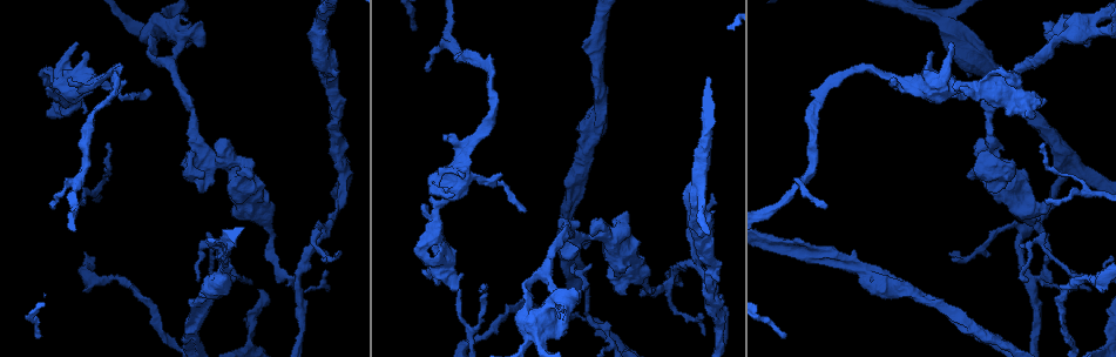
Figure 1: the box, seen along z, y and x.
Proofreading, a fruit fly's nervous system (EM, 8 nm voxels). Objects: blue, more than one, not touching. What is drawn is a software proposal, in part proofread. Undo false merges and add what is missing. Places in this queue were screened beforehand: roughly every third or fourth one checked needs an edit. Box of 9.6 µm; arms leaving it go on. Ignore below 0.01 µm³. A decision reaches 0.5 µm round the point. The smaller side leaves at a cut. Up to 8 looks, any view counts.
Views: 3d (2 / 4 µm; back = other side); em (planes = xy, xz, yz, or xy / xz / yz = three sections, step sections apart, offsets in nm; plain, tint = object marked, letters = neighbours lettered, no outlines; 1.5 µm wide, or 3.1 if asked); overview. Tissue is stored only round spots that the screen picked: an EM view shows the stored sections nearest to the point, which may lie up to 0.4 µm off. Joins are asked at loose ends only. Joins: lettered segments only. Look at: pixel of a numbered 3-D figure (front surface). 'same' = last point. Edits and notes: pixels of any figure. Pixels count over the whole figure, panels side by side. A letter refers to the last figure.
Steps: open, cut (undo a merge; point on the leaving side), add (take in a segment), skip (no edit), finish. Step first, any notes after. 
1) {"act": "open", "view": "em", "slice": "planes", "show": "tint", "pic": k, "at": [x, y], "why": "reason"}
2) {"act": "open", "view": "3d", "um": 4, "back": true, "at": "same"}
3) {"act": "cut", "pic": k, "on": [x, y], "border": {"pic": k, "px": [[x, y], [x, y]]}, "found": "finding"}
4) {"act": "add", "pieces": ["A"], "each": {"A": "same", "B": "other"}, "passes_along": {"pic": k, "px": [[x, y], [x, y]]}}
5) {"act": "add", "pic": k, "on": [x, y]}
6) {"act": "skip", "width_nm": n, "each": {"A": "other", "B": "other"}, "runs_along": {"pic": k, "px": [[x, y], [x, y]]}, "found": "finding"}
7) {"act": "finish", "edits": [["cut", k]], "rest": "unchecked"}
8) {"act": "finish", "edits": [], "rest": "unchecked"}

{"act": "open", "view": "3d", "um": 2, "pic": 1, "at": [454, 43], "why": "branch point"}

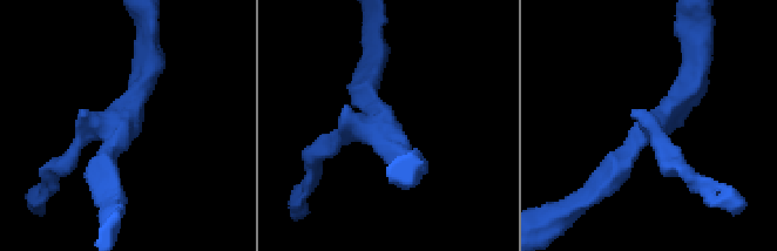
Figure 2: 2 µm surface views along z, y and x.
{"act": "open", "view": "em", "slice": "planes", "show": "letters", "pic": 2, "at": [649, 126], "why": "shape alone is not enough"}

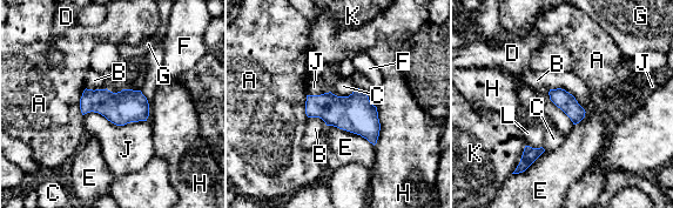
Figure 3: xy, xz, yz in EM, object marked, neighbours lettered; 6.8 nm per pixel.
{"act": "skip", "width_nm": 120, "each": {"A": "other", "B": "other", "C": "other", "D": "other", "E": "other", "F": "other", "G": "other", "H": "other", "J": "other", "K": "other", "L": "other"}, "border": {"pic": 3, "px": [[356, 88], [348, 95], [330, 92]]}, "found": "one neuron here"}

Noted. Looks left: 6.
{"act": "open", "view": "em", "slice": "planes", "show": "tint", "pic": 1, "at": [50, 89], "why": "three arms meet"}

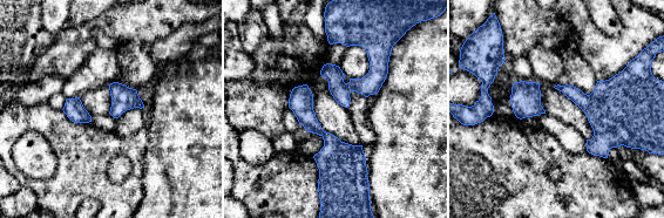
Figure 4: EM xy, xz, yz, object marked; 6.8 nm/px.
{"act": "open", "view": "em", "slice": "planes", "show": "letters", "at": "same"}

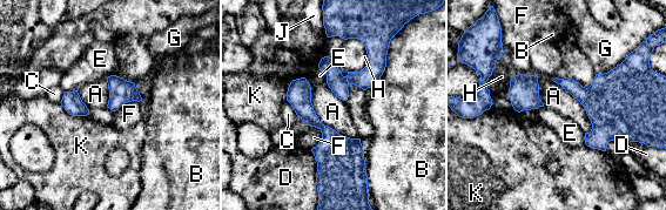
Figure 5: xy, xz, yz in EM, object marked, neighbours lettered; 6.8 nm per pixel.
{"act": "skip", "each": {"A": "other", "B": "other", "C": "other", "D": "other", "E": "other", "F": "other", "G": "other", "H": "other", "J": "other", "K": "other"}, "found": "one neuron here"}

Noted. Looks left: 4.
{"act": "open", "view": "em", "slice": "planes", "show": "letters", "pic": 1, "at": [107, 144], "why": "tapers out"}

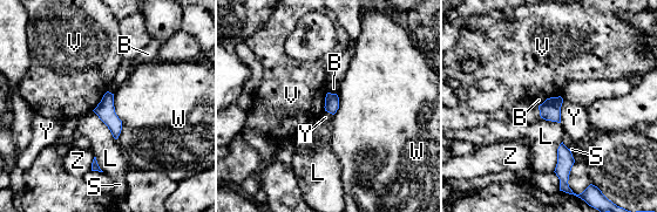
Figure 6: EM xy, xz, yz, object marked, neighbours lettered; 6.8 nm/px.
{"act": "skip", "width_nm": 100, "longest_contact_nm": ["W", 320], "each": {"B": "other", "L": "other", "S": "other", "V": "other", "W": "other", "Y": "other", "Z": "other"}, "found": "none of them fits"}

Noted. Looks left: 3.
{"act": "finish", "edits": [], "rest": "unchecked"}

